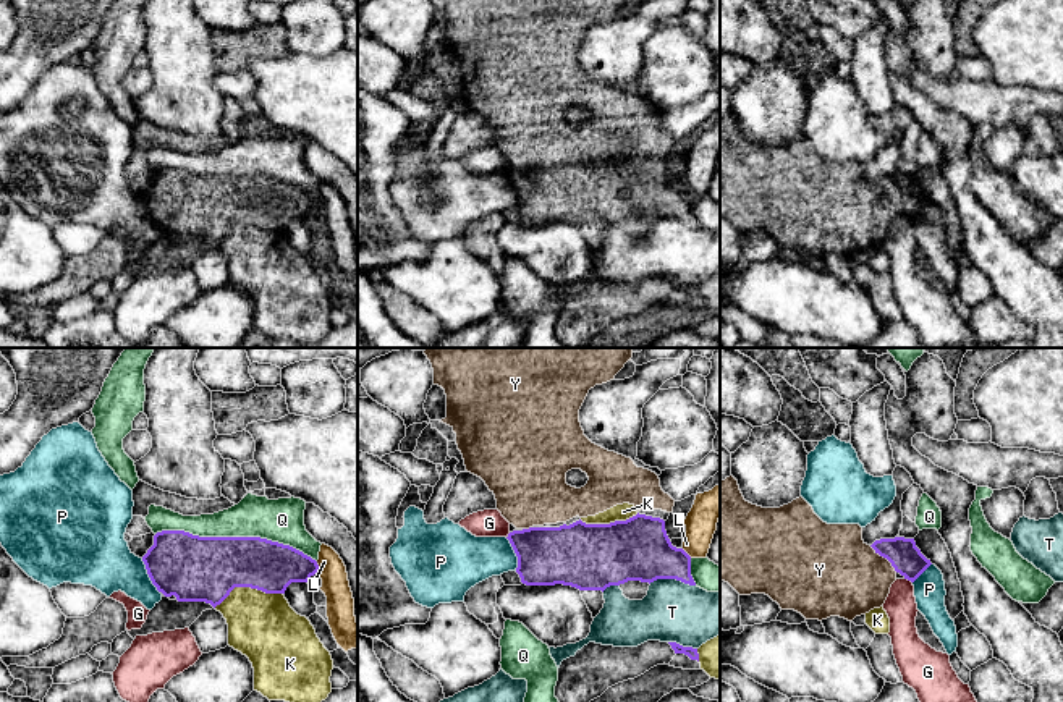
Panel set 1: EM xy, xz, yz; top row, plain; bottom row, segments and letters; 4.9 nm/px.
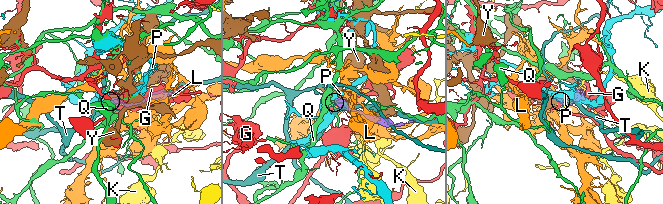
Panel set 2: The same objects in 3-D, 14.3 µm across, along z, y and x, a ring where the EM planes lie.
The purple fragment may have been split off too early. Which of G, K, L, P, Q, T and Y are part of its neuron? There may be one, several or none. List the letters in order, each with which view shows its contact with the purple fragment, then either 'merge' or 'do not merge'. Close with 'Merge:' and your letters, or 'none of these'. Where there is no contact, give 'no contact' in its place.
G: contact in yz; do not merge
K: contact in xy; do not merge
L: contact in xy; do not merge
P: contact in xy; do not merge
Q: contact in xy; do not merge
T: contact in xz; do not merge
Y: contact in yz; merge
Merge: Y

